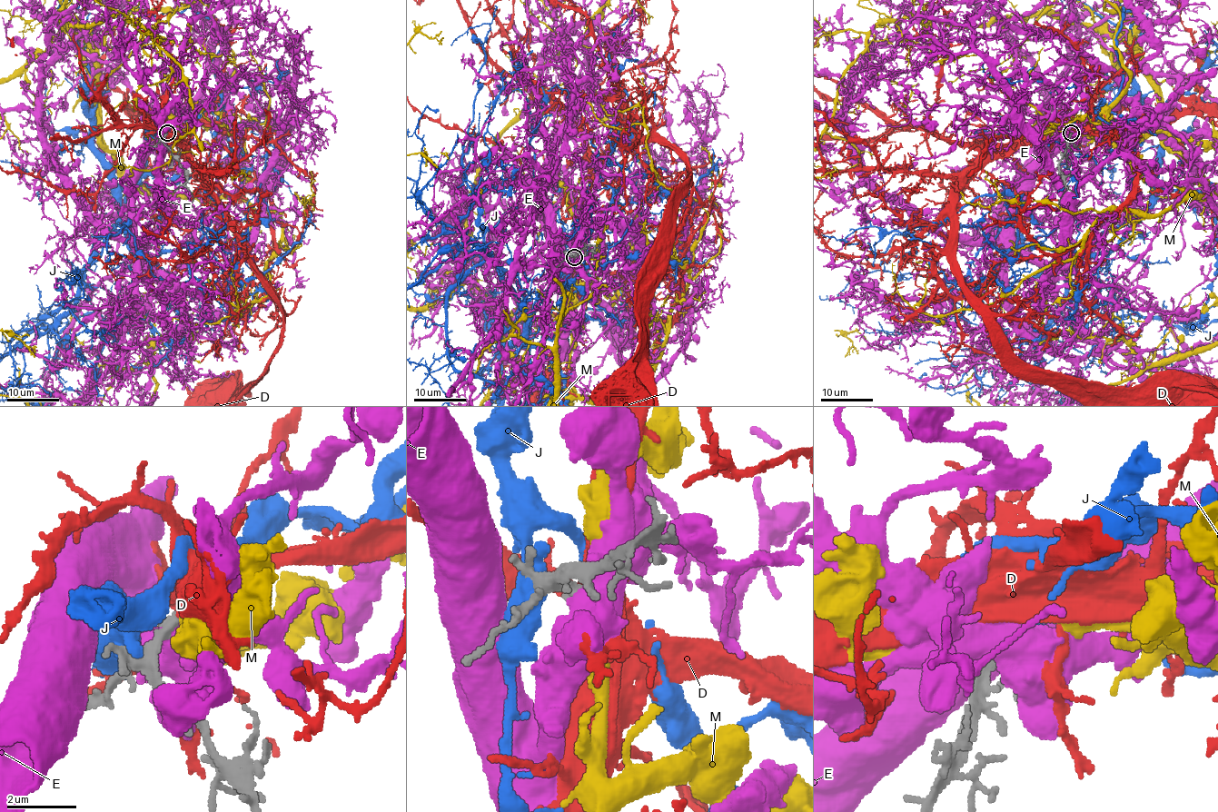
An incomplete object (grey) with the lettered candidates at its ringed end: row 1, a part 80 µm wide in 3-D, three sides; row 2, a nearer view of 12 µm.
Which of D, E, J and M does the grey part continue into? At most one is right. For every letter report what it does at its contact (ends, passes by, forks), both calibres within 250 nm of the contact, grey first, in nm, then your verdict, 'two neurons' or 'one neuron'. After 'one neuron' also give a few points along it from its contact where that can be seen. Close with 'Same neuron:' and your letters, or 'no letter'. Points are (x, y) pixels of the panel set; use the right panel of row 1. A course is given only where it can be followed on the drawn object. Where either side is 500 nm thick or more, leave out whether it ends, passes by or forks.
D: 320/700 nm | one neuron | via (1070, 133), (1002, 143), (968, 178), (957, 195), (960, 287), (1033, 365), (1084, 382), (1211, 389)
E: 360/700 nm | two neurons
J: 320/600 nm | two neurons
M: it passes by | 320/400 nm | two neurons
Same neuron: D

